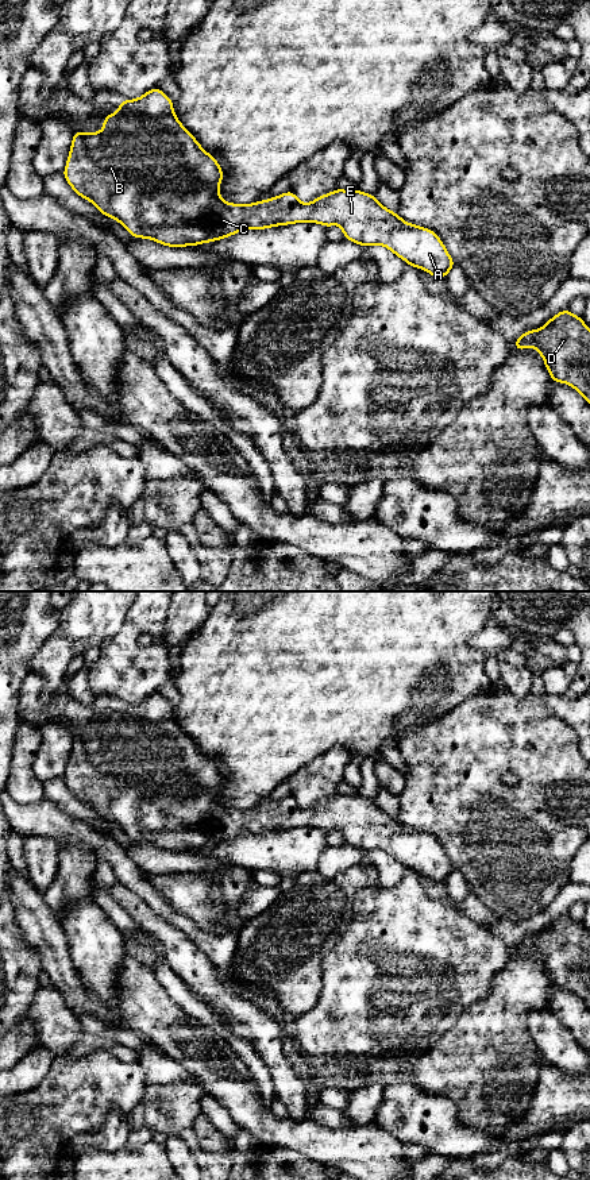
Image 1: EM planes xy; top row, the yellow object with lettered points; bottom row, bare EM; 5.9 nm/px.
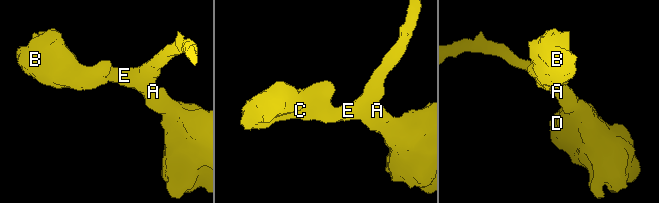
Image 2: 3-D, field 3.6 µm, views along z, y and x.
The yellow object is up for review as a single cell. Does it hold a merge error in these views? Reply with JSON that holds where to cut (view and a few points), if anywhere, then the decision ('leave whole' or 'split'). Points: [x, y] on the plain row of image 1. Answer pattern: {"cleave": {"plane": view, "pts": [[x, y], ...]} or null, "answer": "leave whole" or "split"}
{"cleave": null, "answer": "leave whole"}

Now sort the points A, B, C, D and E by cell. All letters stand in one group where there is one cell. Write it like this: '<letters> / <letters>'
A B C D E

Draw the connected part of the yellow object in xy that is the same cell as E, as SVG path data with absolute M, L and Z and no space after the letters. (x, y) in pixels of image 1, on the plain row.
M153 693L139 703L122 705L119 714L105 721L101 737L73 737L63 782L78 801L89 805L103 820L117 825L131 841L147 842L167 852L197 851L246 834L319 828L327 833L338 829L343 834L344 844L356 849L385 851L408 869L423 874L433 882L446 883L455 871L446 851L433 836L406 828L398 818L379 809L375 801L359 794L336 794L308 809L301 807L292 795L248 810L224 806L217 795L223 784L223 774L180 728L173 716L173 705L158 693Z

